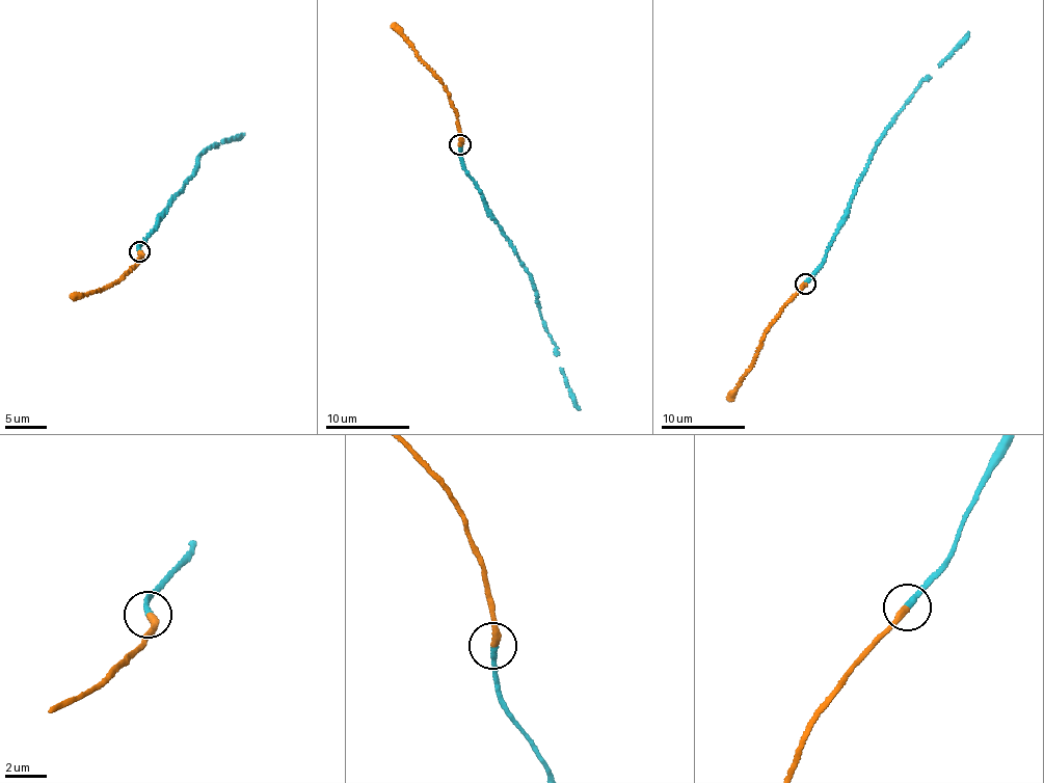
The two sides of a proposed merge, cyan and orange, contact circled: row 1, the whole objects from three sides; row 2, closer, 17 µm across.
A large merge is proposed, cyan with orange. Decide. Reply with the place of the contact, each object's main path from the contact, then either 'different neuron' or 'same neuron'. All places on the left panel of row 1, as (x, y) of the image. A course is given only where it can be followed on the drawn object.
at (139, 251); cyan runs (138, 252), (138, 245), (156, 225), (157, 215), (166, 208), (171, 195), (191, 176), (204, 151), (244, 133); orange runs (138, 252), (138, 263), (123, 277), (100, 290), (72, 296); same neuron

